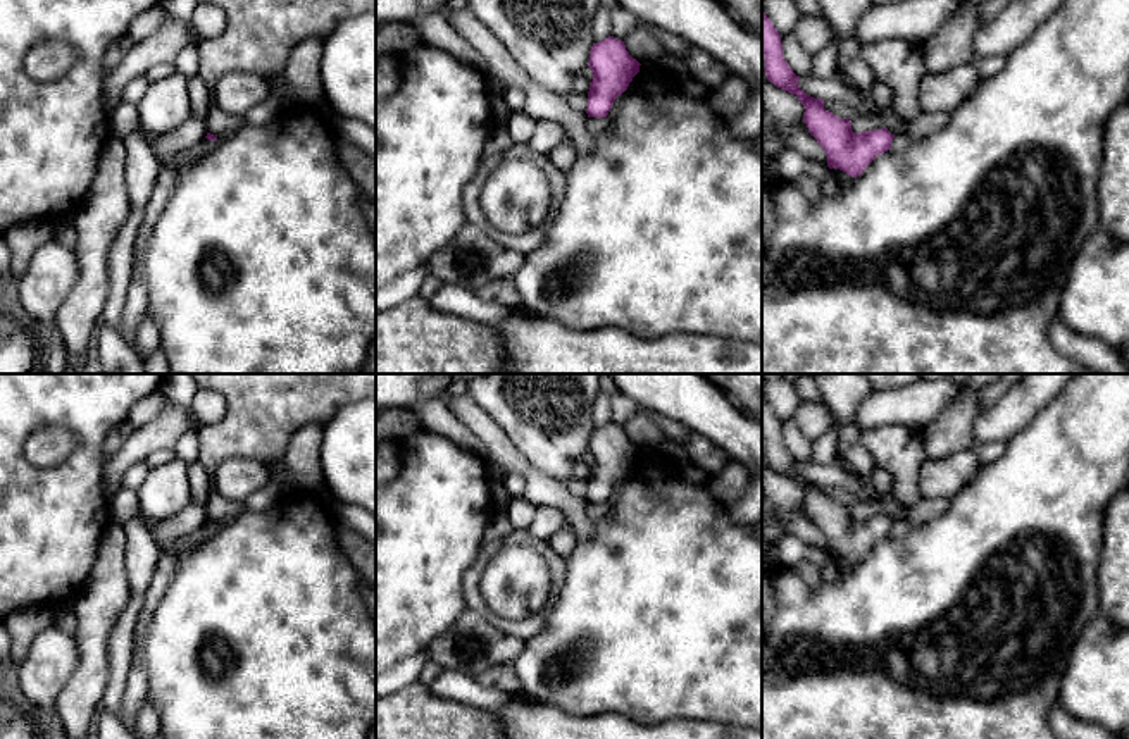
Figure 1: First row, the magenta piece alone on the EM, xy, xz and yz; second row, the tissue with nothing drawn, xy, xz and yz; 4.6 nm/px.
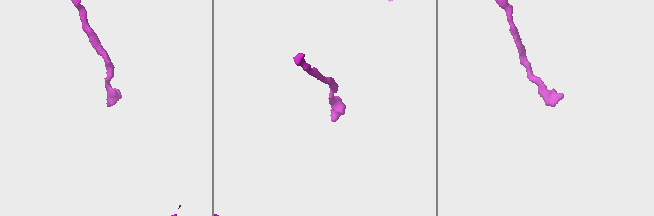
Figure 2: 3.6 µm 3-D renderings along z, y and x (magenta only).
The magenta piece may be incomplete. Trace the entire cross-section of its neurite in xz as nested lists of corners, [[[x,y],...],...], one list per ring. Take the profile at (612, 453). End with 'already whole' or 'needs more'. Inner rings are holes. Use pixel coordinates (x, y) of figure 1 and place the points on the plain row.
[[[608,422],[593,429],[588,448],[593,467],[588,477],[588,503],[607,503],[614,486],[622,481],[639,458],[639,448],[629,441],[624,427]]]; already whole

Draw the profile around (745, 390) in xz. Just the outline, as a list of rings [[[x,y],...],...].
[[[703,374],[750,415],[762,415],[762,374]]]

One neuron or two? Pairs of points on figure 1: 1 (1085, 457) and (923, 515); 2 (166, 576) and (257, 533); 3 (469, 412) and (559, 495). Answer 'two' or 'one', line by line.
1: two
2: two
3: one

